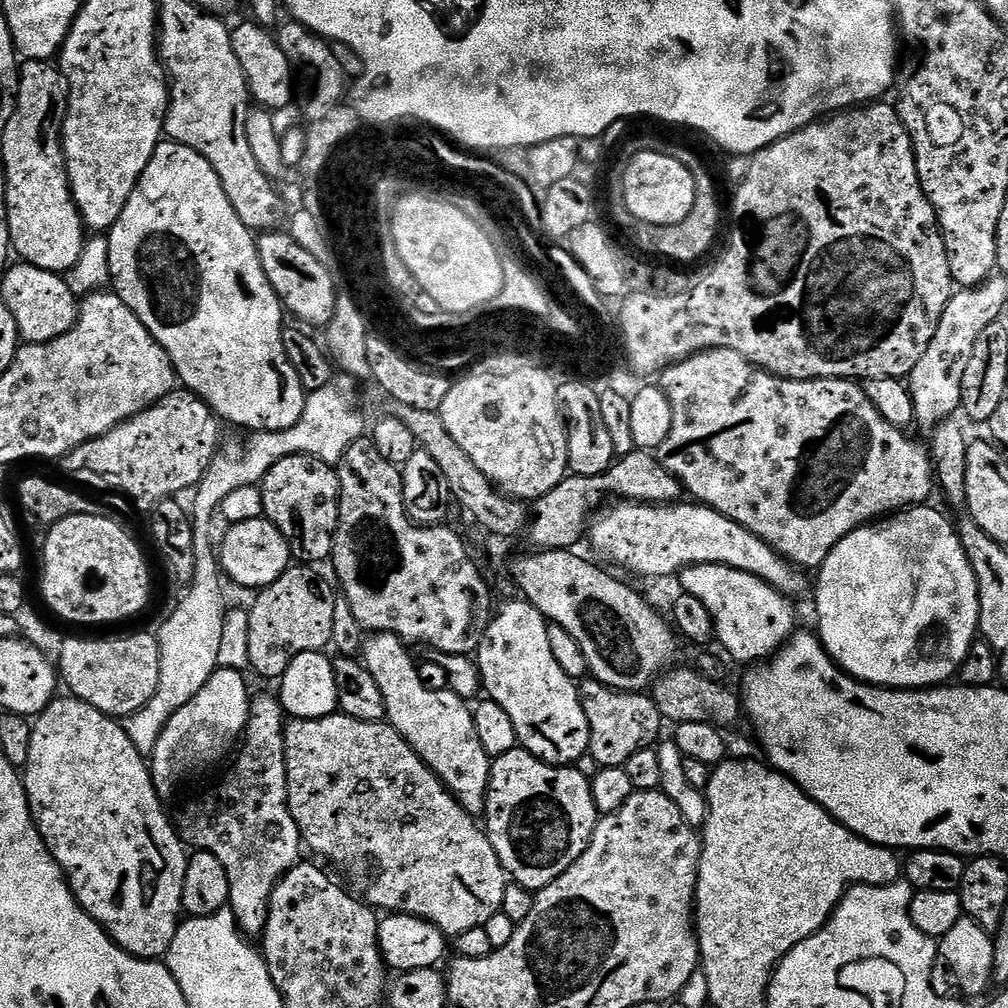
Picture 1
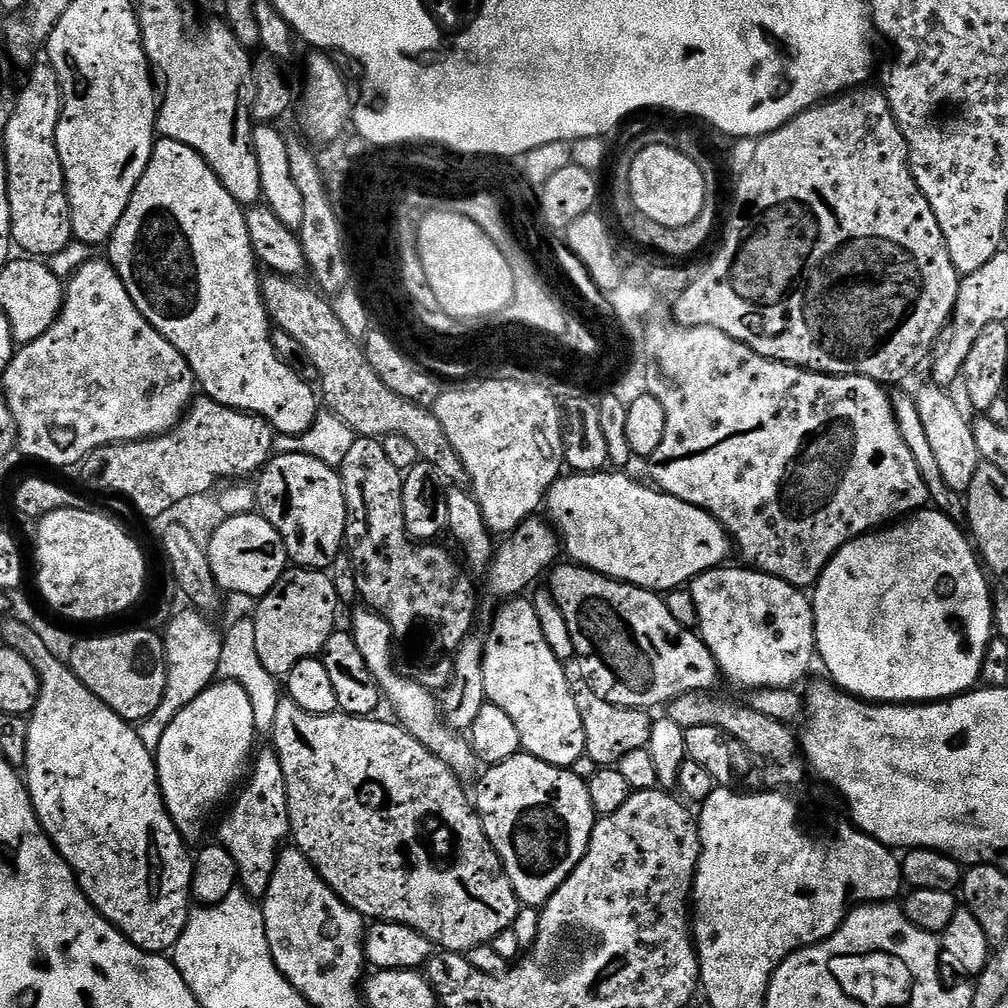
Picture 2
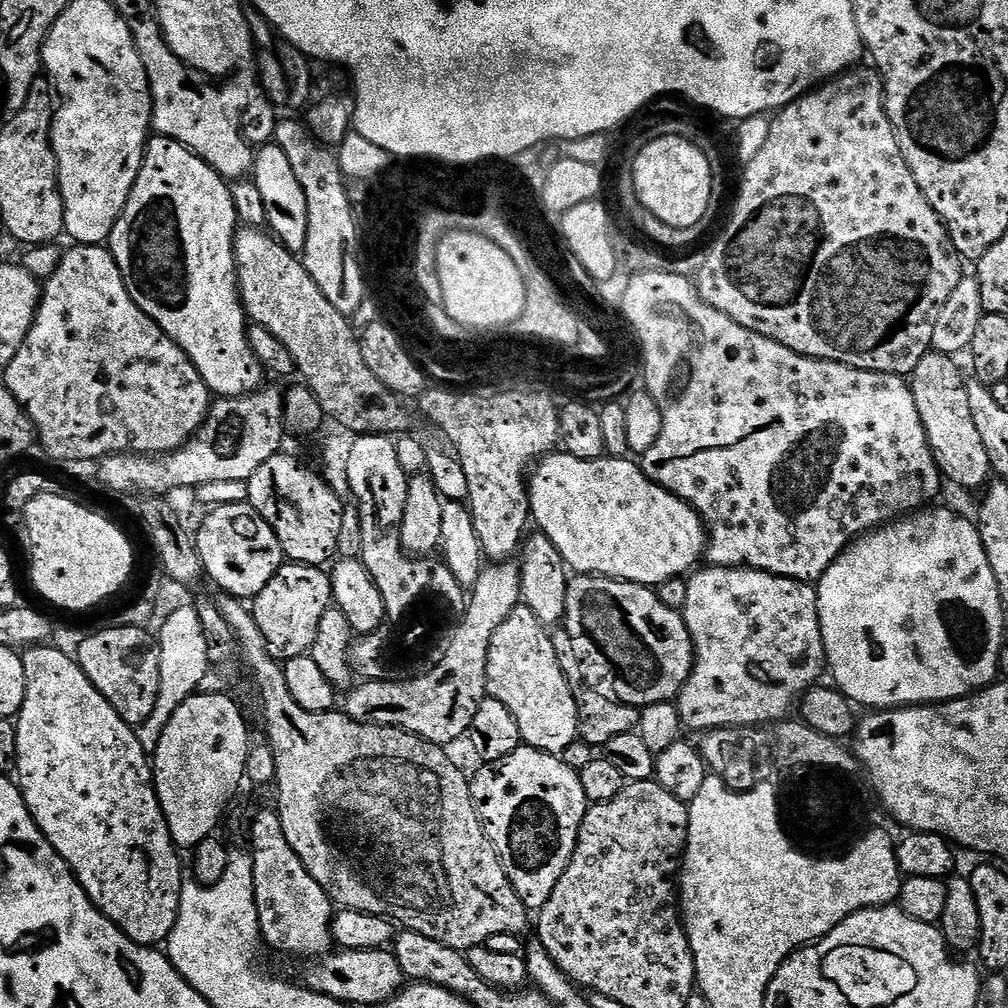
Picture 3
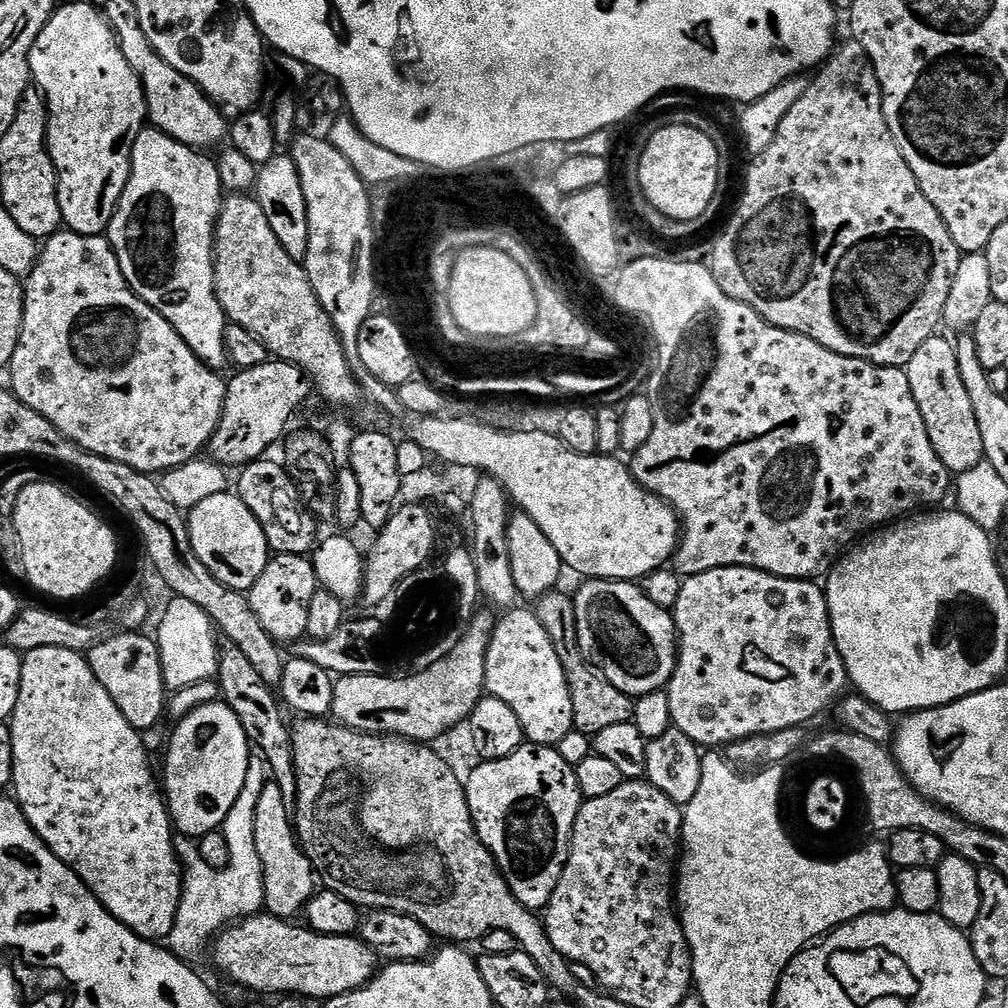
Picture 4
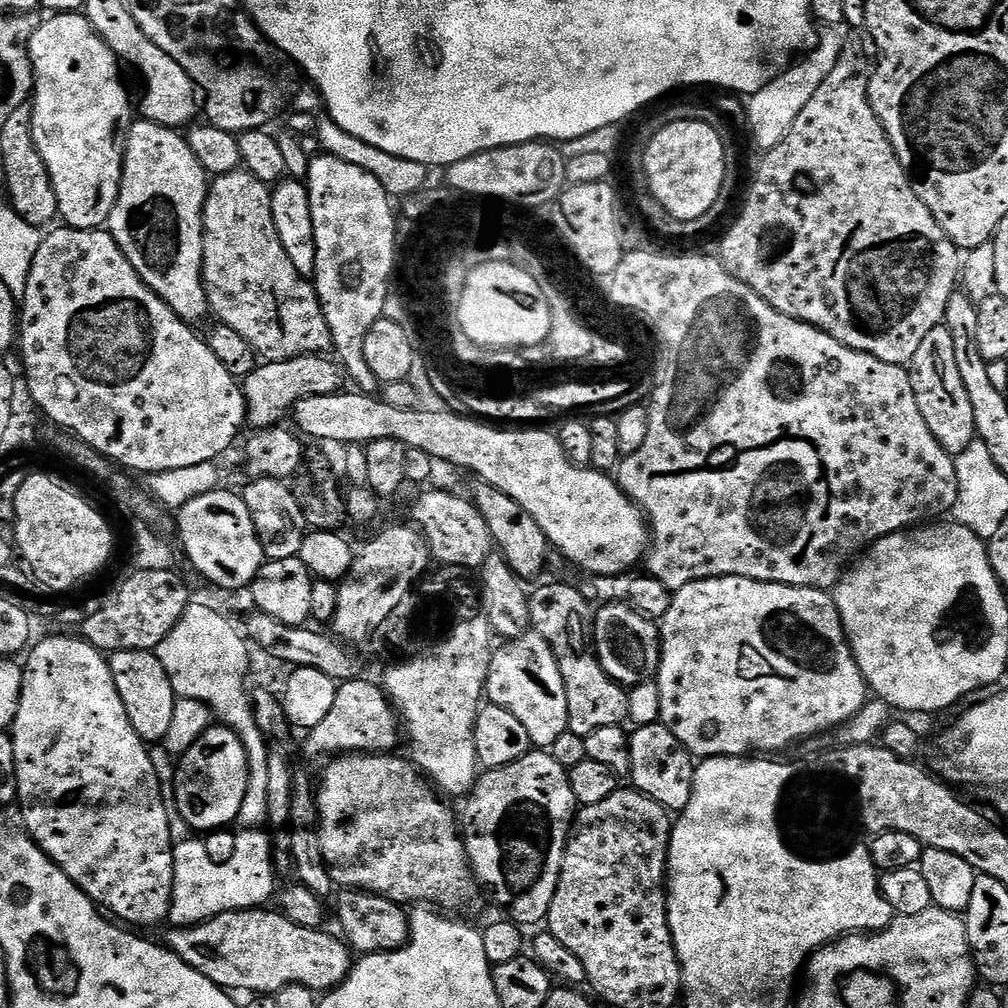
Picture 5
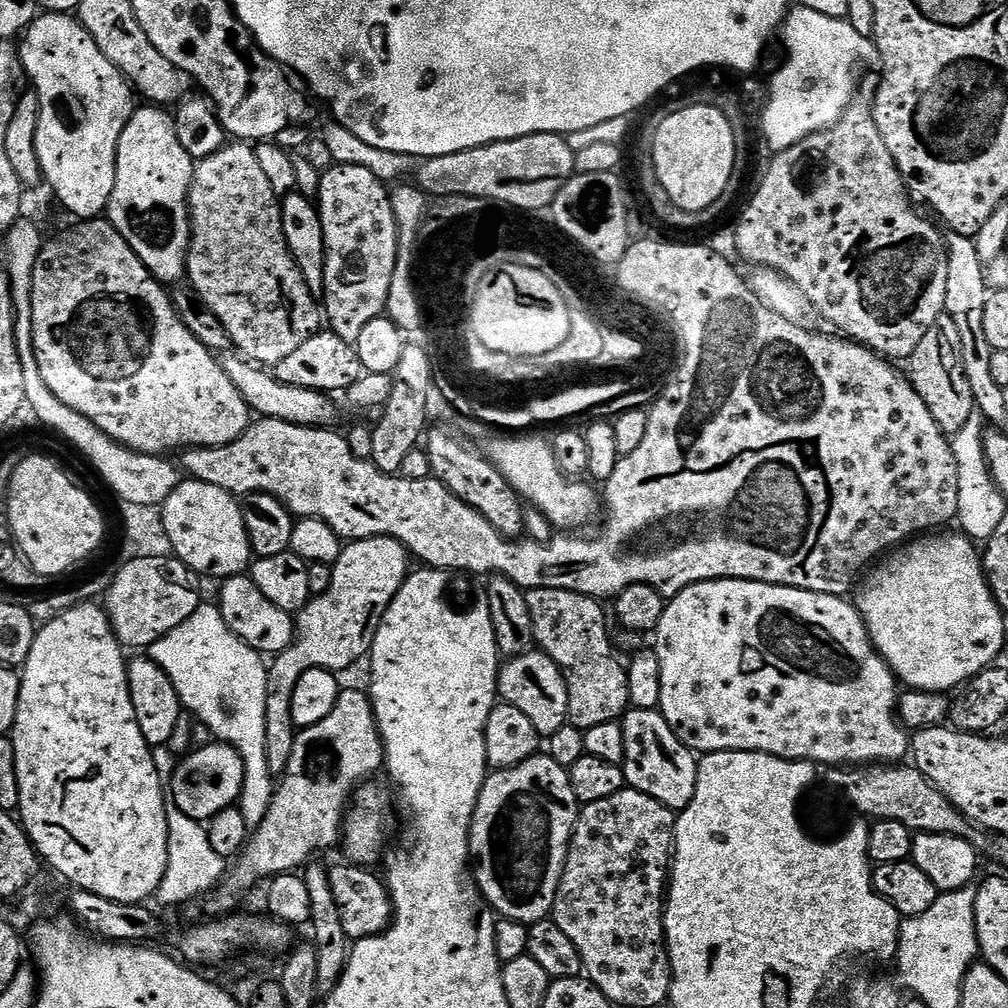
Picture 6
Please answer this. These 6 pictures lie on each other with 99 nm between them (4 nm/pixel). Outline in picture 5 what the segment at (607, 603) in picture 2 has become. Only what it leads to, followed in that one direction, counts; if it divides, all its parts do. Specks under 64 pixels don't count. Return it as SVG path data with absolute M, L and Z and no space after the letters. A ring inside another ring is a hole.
M627 602L597 607L590 639L602 668L619 684L642 684L653 679L660 668L660 630L657 621L649 620Z

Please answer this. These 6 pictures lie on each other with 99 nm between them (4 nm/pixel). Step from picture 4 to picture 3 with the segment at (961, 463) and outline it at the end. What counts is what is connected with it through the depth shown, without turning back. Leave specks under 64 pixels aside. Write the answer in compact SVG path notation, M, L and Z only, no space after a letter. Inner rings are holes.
M930 350L912 372L910 387L941 477L964 488L980 490L993 475L992 463L990 454L986 454L986 446L982 446L978 426L974 426L974 414L970 414L968 384L955 362L951 355Z

